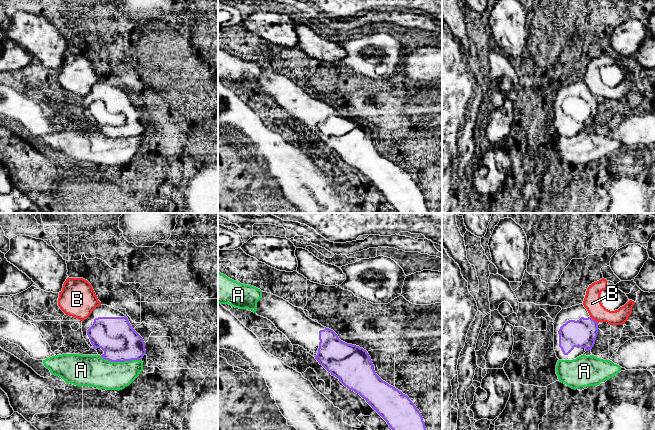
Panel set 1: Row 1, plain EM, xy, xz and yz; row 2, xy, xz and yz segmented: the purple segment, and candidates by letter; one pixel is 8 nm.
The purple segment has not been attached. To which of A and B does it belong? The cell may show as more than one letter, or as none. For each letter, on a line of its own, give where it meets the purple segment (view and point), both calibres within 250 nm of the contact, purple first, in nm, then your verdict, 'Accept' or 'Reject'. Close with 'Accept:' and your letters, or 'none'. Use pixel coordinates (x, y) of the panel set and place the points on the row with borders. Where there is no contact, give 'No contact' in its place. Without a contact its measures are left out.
A: Touches purple at xy (121, 361). Thickness 300 nm (purple) against 260 nm. Reject
B: Touches purple at yz (593, 319). Thickness 220 nm (purple) against 140 nm. Reject
Accept: none

